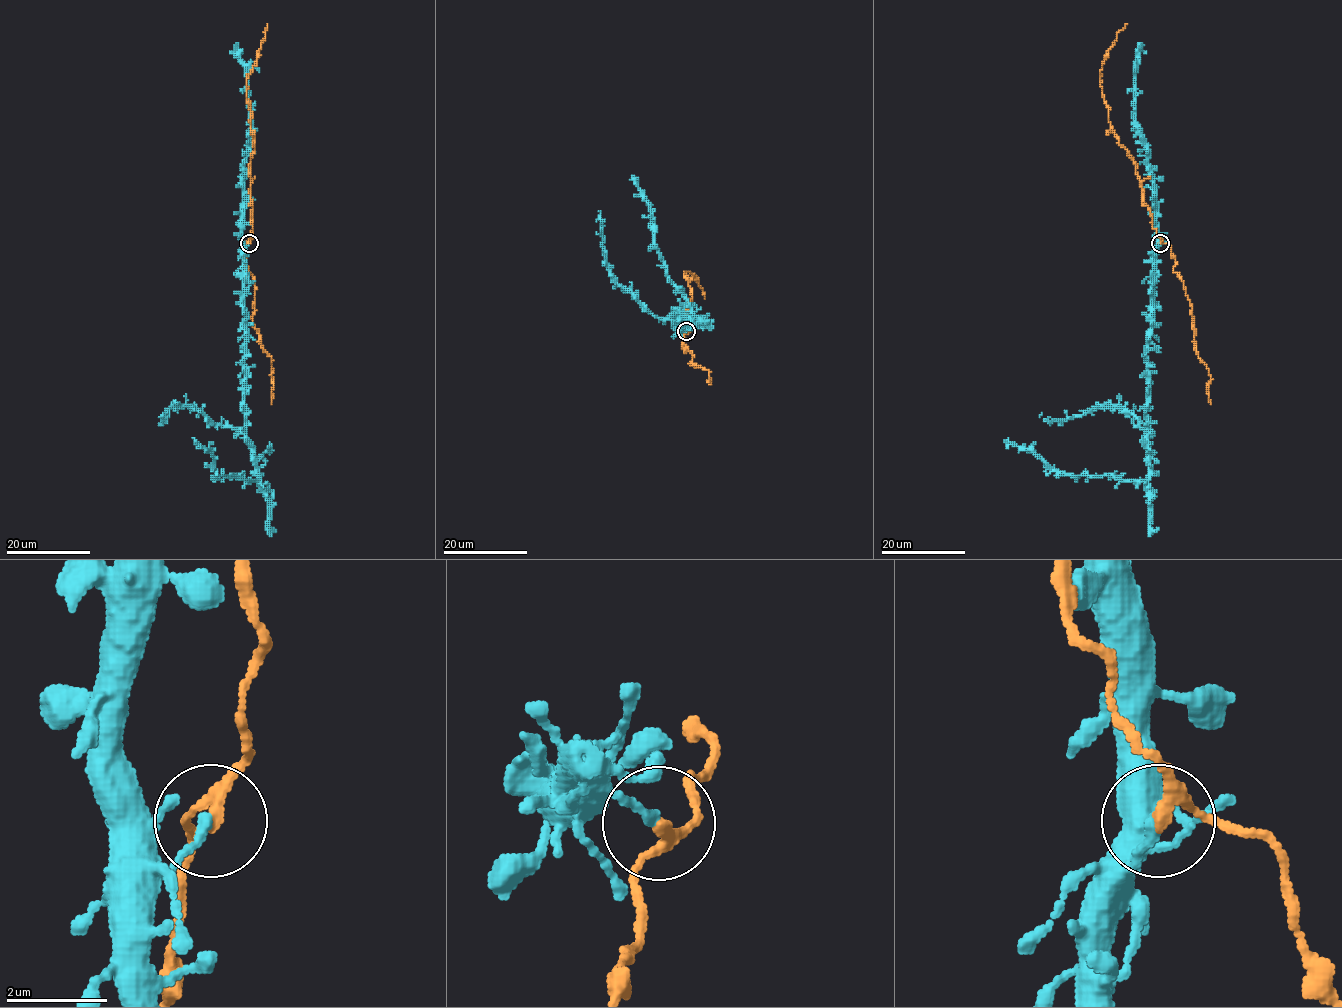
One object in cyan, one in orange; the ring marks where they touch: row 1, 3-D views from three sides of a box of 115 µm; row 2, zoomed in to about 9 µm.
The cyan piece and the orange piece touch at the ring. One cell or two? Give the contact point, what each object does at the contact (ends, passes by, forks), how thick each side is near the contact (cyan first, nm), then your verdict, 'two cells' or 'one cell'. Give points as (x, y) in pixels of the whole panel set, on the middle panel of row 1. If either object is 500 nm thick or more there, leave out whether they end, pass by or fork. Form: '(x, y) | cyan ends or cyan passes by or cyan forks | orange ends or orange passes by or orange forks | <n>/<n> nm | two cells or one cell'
(686, 331) | cyan ends | orange passes by | 200/220 nm | one cell

